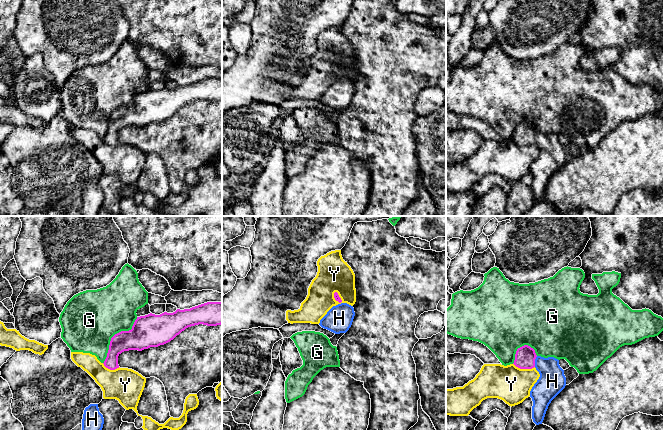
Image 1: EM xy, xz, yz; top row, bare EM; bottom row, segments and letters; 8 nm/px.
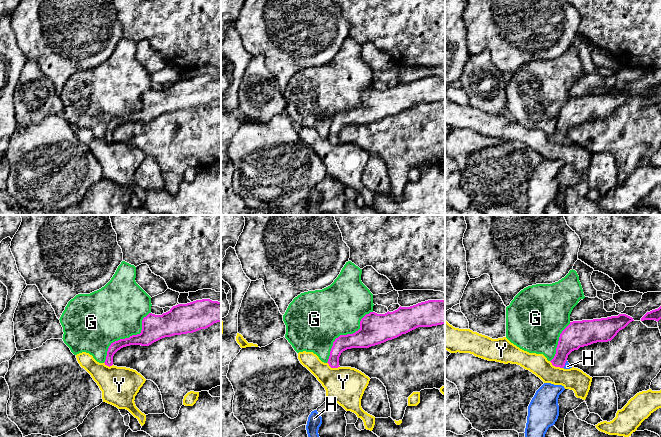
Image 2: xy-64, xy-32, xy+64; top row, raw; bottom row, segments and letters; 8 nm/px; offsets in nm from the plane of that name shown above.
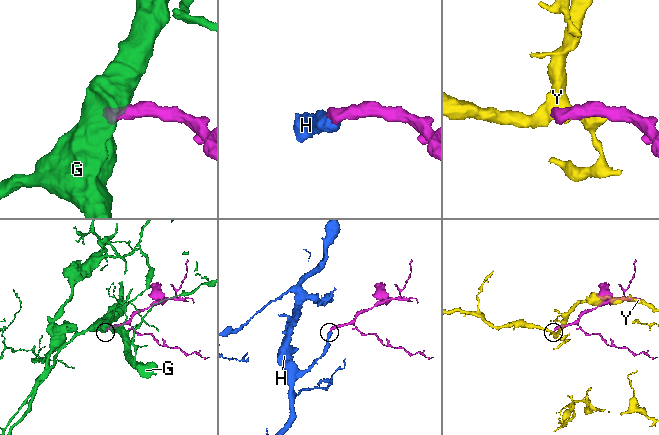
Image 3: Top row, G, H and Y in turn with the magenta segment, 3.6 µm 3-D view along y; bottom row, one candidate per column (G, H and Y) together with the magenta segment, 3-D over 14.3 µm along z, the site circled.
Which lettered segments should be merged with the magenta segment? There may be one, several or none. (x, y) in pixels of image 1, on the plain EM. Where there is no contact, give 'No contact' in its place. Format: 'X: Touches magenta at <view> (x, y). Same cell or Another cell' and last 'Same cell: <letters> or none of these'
G: Touches magenta at xy (114, 111). Another cell
H: Touches magenta at yz (534, 137). Same cell
Y: Touches magenta at yz (524, 144). Another cell
Same cell: H

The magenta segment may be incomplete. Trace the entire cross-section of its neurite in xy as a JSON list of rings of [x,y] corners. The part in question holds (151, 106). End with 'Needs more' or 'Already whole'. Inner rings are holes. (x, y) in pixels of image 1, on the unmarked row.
[[[207,78],[190,85],[177,85],[173,89],[148,90],[137,93],[132,105],[115,110],[110,117],[104,142],[119,144],[118,132],[129,126],[142,127],[158,123],[173,116],[186,104],[195,101],[217,102],[222,100],[222,78]]]. Already whole

